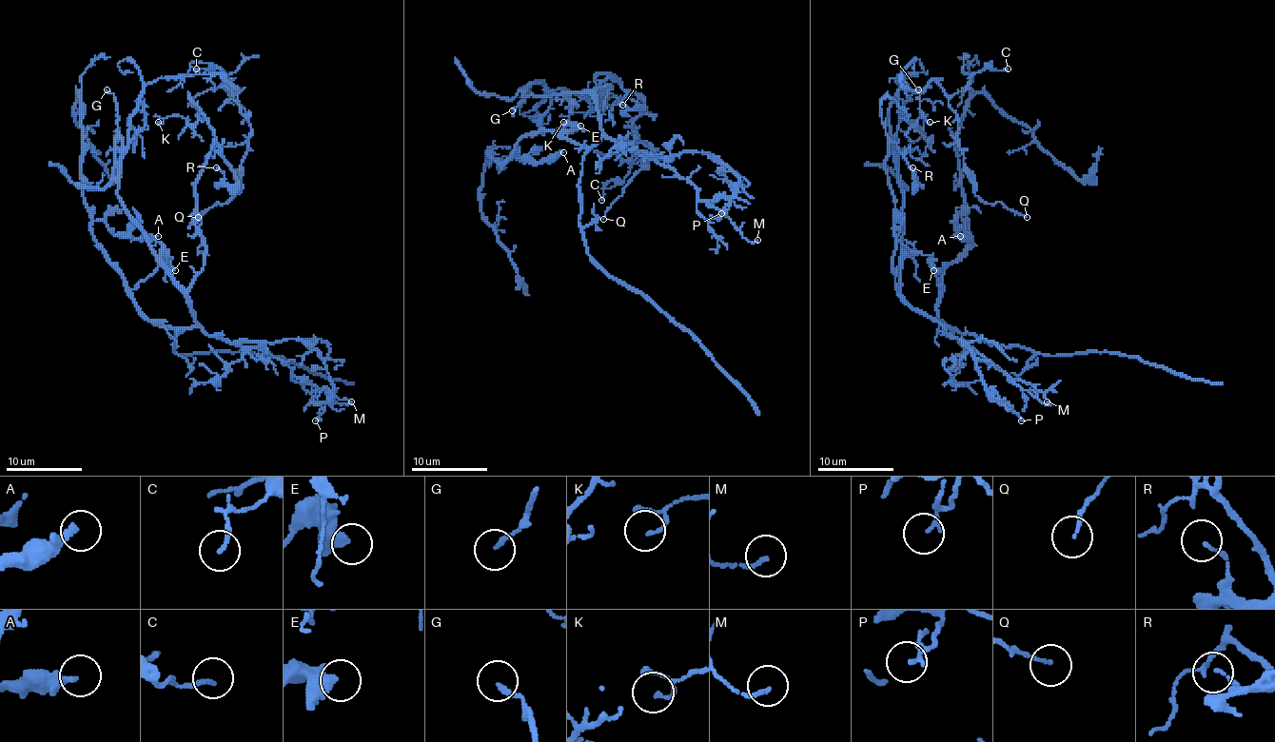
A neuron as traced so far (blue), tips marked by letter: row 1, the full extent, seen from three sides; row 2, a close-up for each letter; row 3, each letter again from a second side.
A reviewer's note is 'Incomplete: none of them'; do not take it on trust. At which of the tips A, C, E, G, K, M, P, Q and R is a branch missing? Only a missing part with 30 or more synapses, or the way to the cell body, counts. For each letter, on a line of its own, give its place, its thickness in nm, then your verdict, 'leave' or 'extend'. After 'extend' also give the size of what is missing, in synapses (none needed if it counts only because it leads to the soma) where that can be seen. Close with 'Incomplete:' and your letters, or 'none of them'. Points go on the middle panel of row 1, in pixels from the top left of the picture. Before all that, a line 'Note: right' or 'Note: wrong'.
Note: right
A: place (563, 152); calibre 260 nm; leave
C: place (601, 200); calibre 150 nm; leave
E: place (580, 126); calibre 320 nm; leave
G: place (512, 110); calibre 190 nm; leave
K: place (563, 122); calibre 110 nm; leave
M: place (757, 240); calibre 130 nm; leave
P: place (721, 213); calibre 140 nm; leave
Q: place (603, 219); calibre 100 nm; leave
R: place (622, 105); calibre 110 nm; leave
Incomplete: none of them

